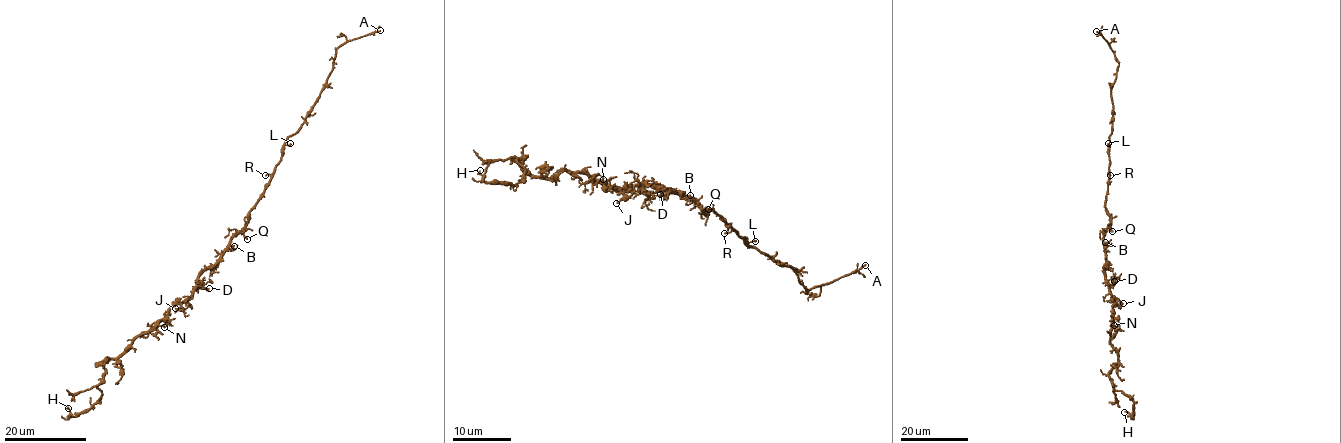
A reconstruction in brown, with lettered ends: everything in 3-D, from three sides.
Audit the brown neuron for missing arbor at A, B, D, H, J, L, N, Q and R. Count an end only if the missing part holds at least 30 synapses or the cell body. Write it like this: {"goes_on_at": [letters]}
{"goes_on_at": ["A"]}

